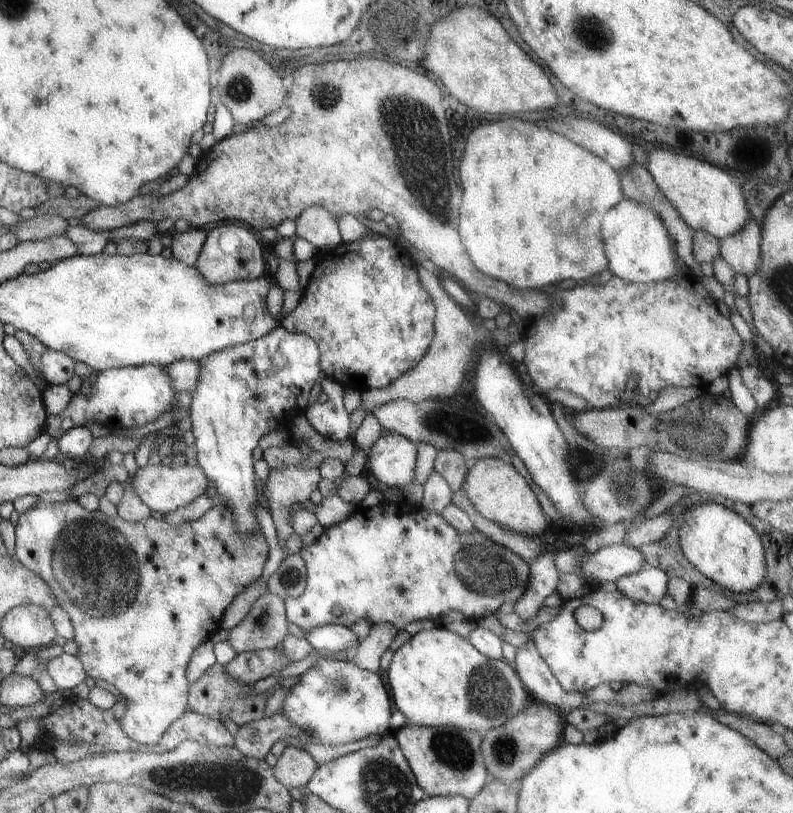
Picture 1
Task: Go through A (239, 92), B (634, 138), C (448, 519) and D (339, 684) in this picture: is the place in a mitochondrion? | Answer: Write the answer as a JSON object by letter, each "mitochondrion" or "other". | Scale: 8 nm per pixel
{"A":"mitochondrion","B":"other","C":"other","D":"mitochondrion"}

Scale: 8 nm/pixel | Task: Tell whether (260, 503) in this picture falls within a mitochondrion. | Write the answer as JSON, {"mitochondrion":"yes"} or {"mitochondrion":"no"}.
{"mitochondrion":"no"}

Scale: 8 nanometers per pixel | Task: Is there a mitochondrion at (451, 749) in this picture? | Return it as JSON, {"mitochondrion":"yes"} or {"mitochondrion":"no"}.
{"mitochondrion":"yes"}

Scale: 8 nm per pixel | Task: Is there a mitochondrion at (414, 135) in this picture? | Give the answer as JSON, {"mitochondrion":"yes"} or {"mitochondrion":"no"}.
{"mitochondrion":"yes"}

